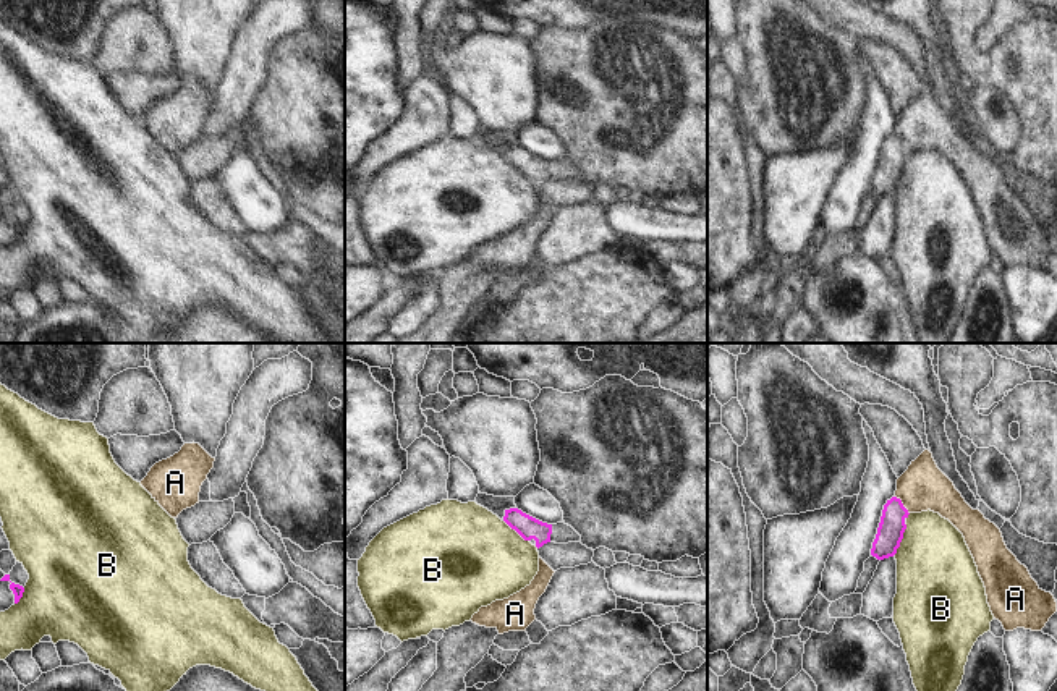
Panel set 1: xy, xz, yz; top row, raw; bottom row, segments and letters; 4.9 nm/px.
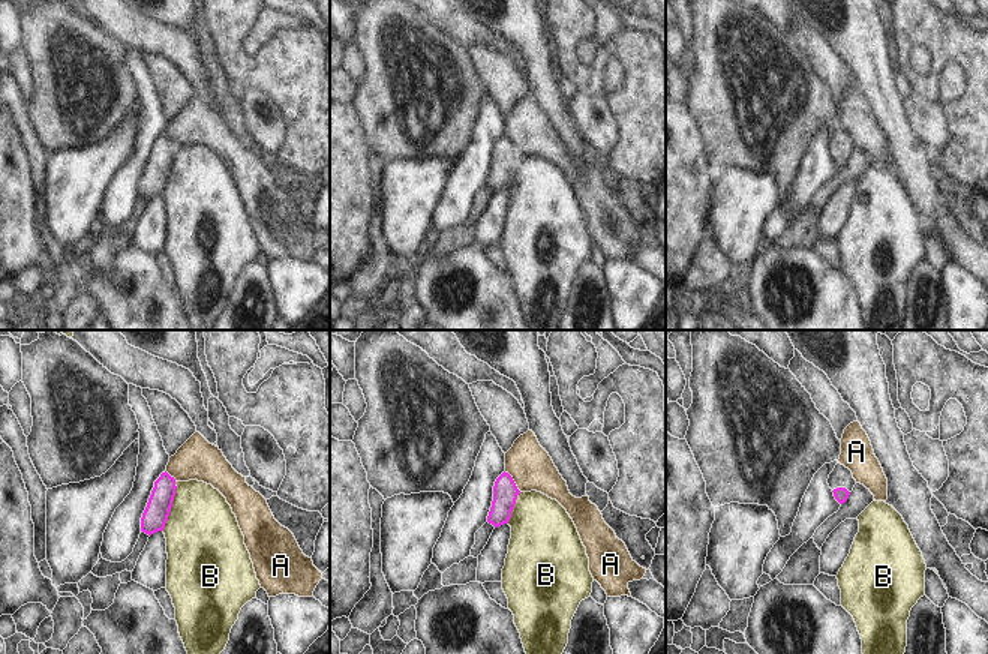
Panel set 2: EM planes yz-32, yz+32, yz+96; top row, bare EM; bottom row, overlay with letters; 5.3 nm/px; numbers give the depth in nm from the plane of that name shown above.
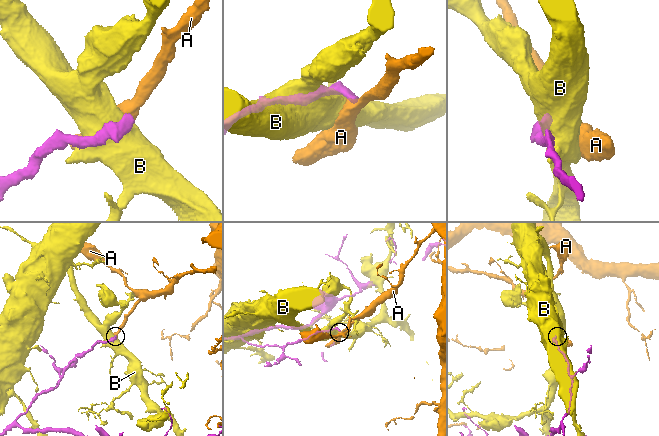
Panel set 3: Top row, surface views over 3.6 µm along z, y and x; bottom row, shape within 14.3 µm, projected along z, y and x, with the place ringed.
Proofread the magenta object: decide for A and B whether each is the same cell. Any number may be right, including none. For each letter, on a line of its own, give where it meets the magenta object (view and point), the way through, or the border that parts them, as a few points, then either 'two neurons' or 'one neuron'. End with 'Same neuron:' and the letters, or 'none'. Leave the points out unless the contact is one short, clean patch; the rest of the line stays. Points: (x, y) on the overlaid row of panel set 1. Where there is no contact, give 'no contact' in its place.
A: yz (902, 504) | along yz (894, 495), (908, 513) | two neurons
B: yz (902, 538) | two neurons
Same neuron: none

